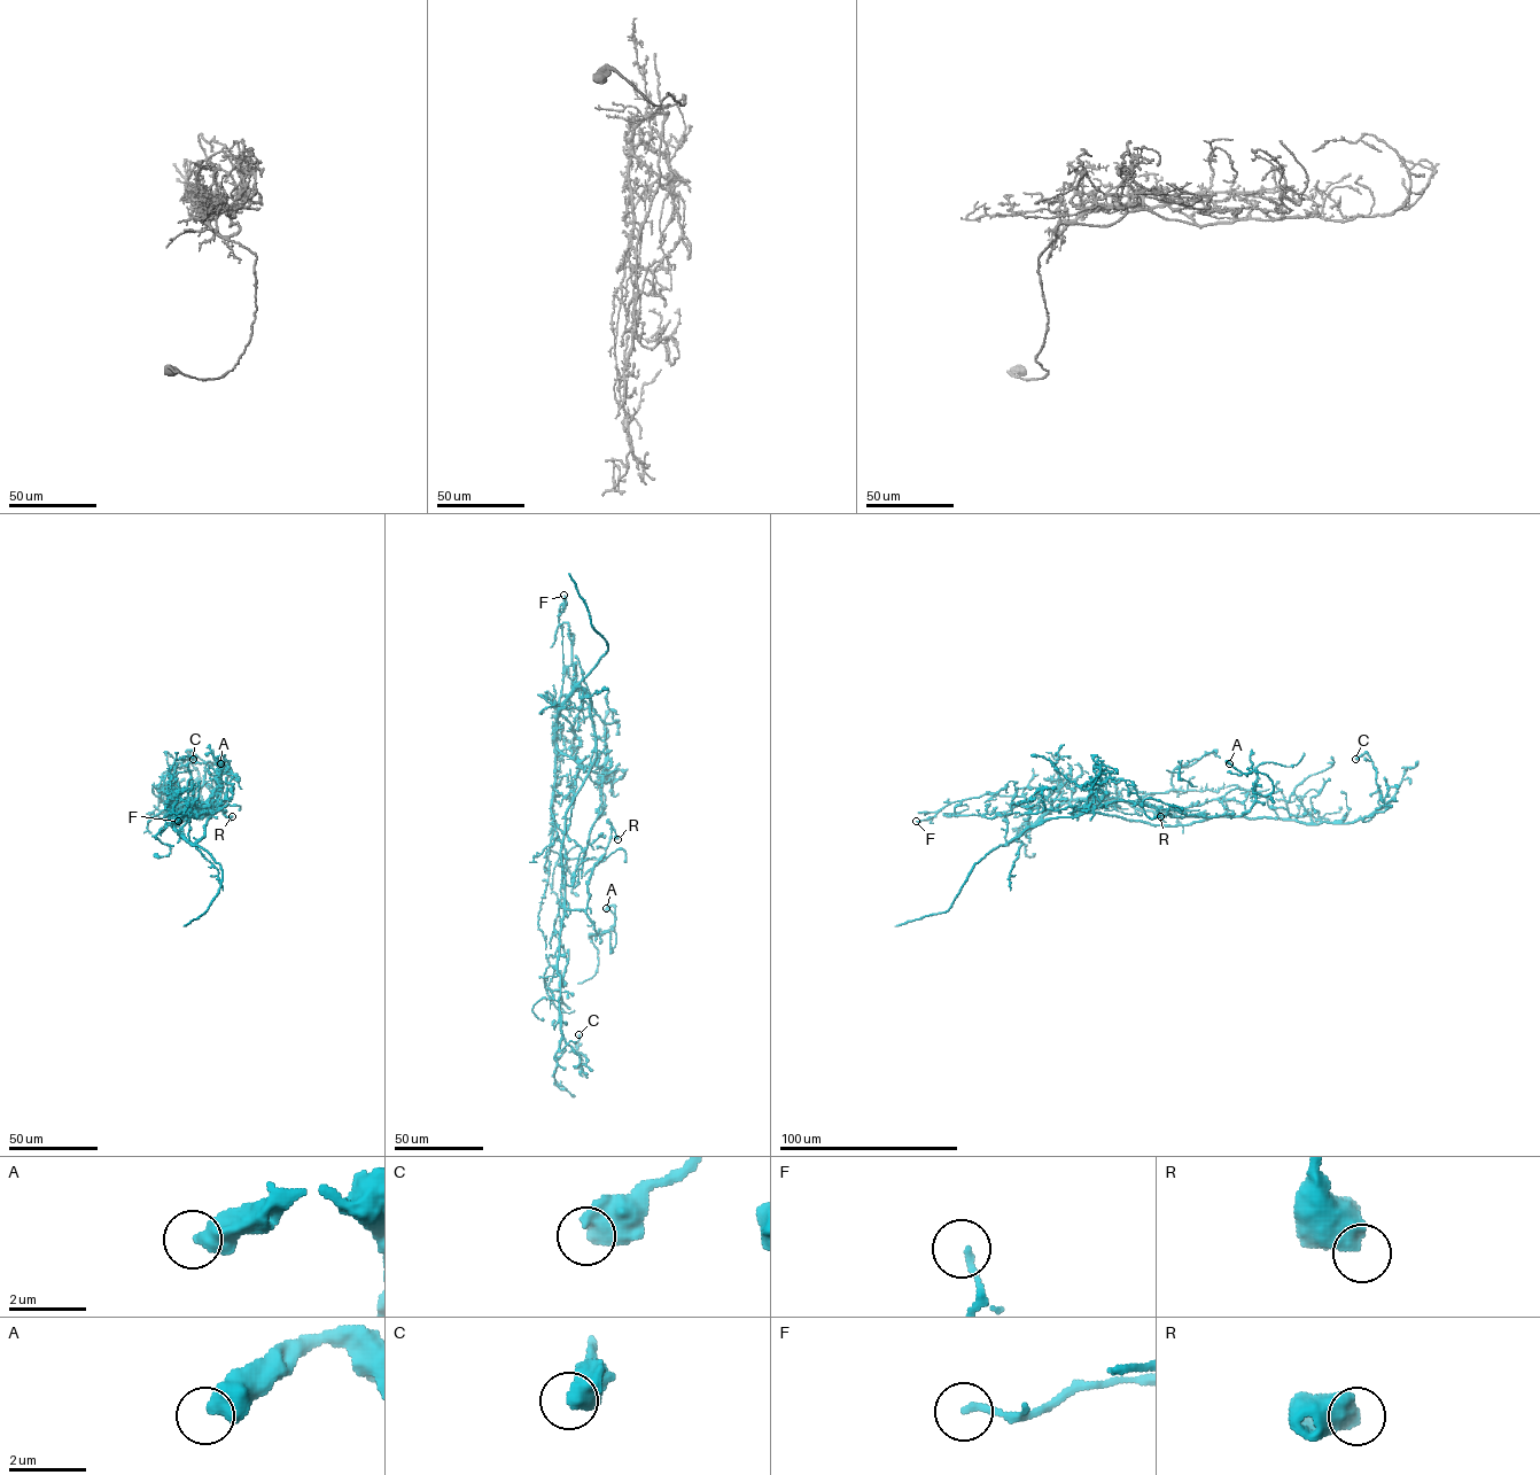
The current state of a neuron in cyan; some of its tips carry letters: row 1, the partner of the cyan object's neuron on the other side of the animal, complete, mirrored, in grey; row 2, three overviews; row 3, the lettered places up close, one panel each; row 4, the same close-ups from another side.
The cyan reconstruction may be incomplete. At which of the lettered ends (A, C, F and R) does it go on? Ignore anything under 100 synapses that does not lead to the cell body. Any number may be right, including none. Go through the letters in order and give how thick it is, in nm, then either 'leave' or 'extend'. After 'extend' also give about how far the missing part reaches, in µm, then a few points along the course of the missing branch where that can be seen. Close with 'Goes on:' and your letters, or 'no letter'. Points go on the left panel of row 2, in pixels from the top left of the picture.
A: 550 nm thick; leave
C: 600 nm thick; leave
F: 160 nm thick; leave
R: 600 nm thick; leave
Goes on: no letter

